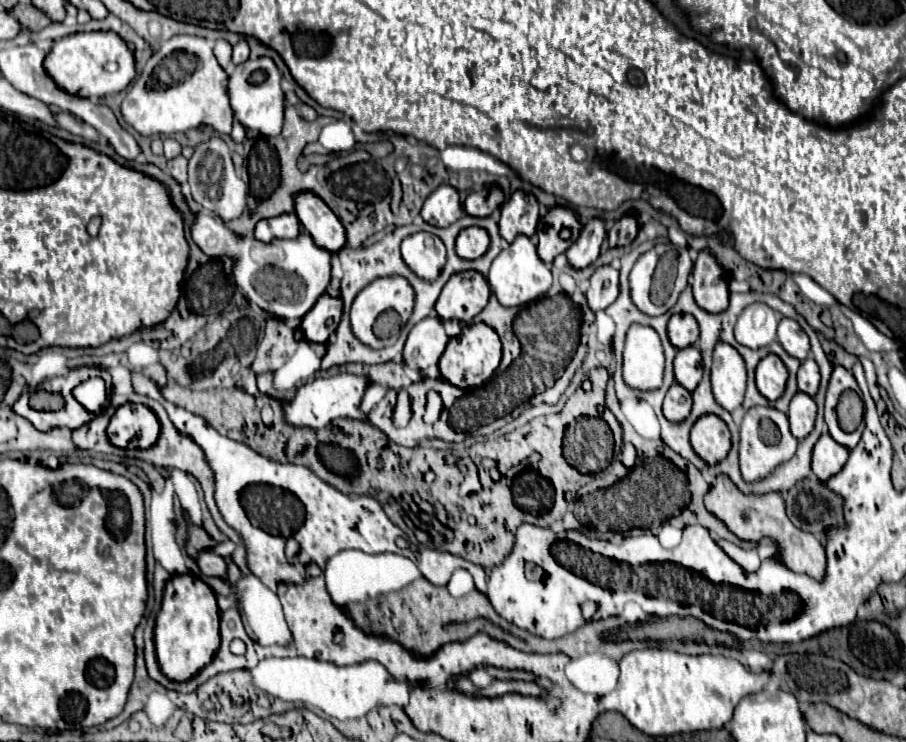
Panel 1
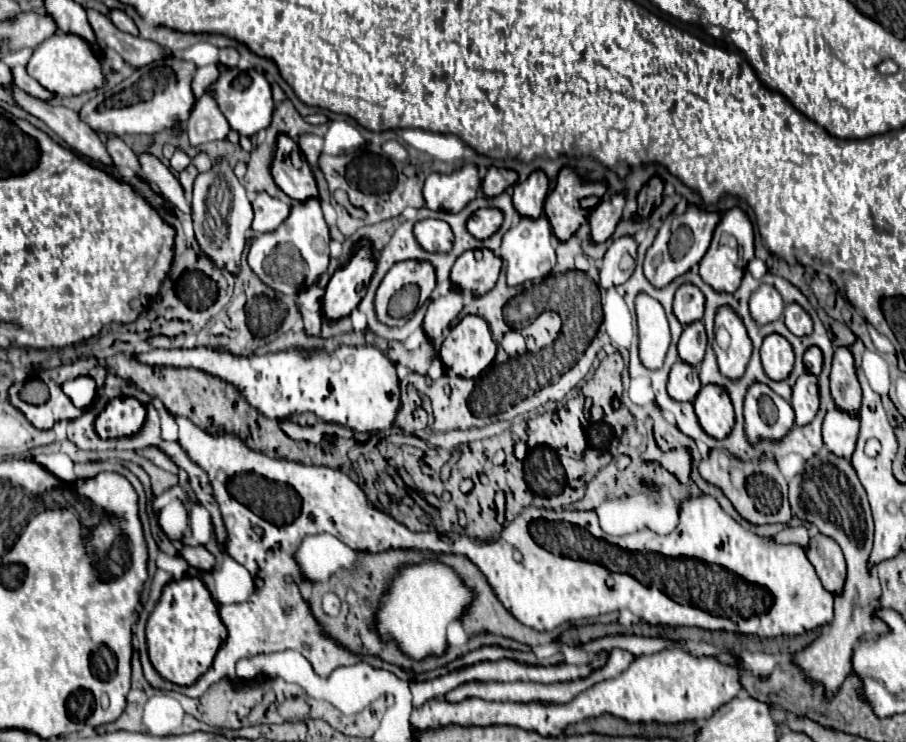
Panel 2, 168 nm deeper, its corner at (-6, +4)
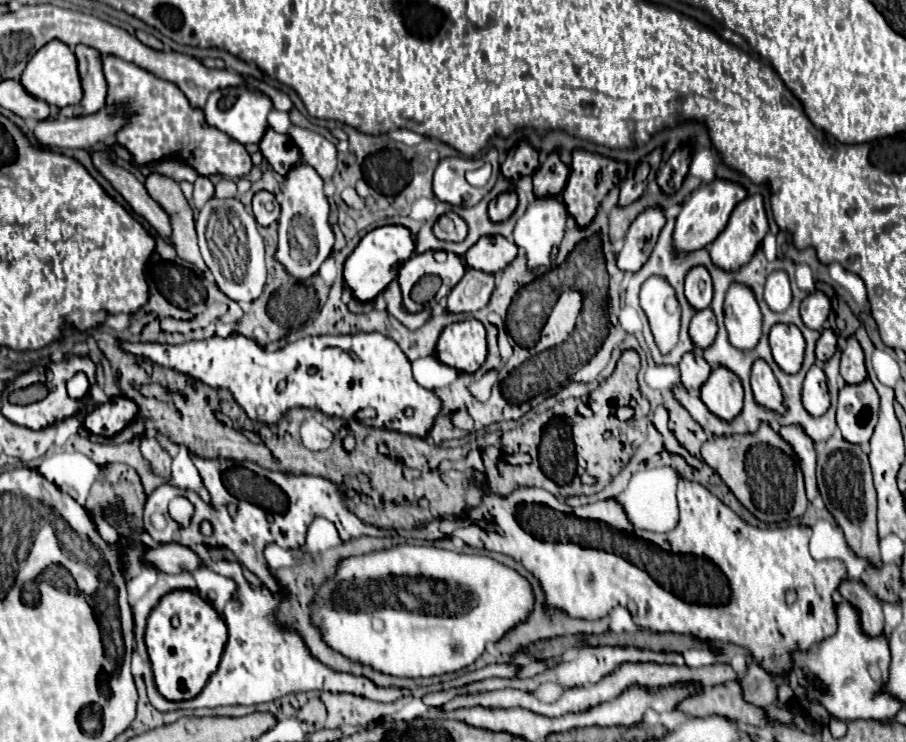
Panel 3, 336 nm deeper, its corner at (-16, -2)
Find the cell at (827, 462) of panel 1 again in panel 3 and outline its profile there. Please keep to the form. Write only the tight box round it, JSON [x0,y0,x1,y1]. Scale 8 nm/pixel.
[836,377,880,445]

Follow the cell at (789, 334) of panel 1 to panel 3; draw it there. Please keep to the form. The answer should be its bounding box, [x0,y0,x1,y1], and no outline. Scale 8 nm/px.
[800,291,830,331]

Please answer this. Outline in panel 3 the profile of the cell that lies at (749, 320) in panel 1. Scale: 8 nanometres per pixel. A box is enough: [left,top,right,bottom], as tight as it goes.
[764,269,792,311]

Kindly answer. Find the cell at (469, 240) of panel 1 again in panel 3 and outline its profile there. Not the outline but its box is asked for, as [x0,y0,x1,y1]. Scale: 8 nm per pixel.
[488,191,518,223]

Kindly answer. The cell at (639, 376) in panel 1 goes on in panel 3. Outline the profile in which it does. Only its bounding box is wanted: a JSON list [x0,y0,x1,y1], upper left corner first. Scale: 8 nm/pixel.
[640,275,680,353]

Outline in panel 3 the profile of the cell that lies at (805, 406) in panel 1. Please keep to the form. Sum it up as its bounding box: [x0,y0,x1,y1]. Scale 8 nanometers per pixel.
[802,365,830,417]

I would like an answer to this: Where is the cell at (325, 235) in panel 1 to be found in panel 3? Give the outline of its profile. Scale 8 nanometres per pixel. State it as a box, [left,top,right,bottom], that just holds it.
[260,127,300,175]

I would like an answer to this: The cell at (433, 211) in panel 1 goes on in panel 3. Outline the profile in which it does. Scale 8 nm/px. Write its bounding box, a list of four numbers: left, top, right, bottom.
[434,147,500,205]

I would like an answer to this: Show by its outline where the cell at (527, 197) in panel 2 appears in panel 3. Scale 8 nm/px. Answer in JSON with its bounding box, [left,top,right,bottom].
[534,151,568,195]

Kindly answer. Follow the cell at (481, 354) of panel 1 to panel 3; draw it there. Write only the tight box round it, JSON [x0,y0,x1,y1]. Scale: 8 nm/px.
[436,319,486,373]

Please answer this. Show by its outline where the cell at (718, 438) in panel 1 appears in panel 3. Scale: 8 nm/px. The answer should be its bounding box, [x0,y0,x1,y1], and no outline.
[700,365,742,419]

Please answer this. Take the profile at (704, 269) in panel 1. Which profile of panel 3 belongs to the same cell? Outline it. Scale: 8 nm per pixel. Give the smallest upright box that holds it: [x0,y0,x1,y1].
[708,193,768,271]

